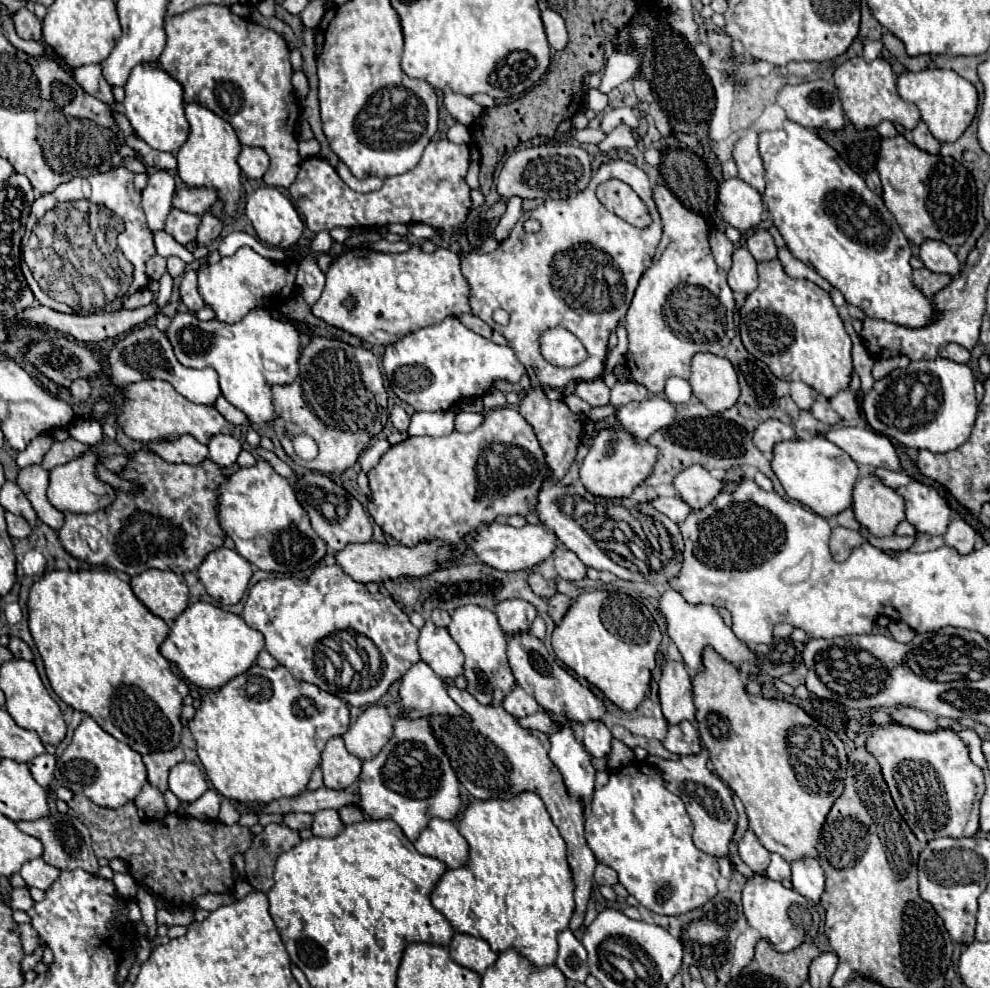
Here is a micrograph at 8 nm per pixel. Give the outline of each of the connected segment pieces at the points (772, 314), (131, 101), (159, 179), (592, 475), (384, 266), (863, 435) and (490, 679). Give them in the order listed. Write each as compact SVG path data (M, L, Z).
M777 258L757 262L757 276L757 290L745 298L739 310L743 346L781 380L801 380L825 398L833 398L837 392L845 390L853 372L851 338L845 332L829 292L809 280L787 276Z
M159 60L155 62L141 62L131 70L131 76L125 82L125 114L135 128L137 136L143 138L151 148L175 154L189 136L189 122L185 118L185 104L183 104L183 88L161 70Z
M165 170L149 172L149 184L143 190L143 210L147 216L147 226L153 232L165 228L165 218L171 212L171 196L175 192L175 180Z
M605 428L601 430L595 438L593 438L593 446L589 448L589 454L585 456L583 464L581 464L581 482L583 486L595 494L595 496L605 496L605 498L625 498L625 496L631 496L631 492L641 484L645 482L645 478L649 478L653 474L653 466L657 462L657 446L645 442L641 444L639 440L633 440L633 436L629 436L629 432L625 430L619 430L619 428Z
M411 246L411 250L409 250L409 252L403 252L403 254L389 254L389 252L385 254L385 252L369 250L369 248L351 248L351 250L347 250L345 254L341 254L341 256L331 264L331 268L329 268L329 272L327 272L327 282L325 282L323 294L321 294L321 298L313 304L313 314L315 314L317 318L321 318L321 320L325 320L327 324L337 326L337 328L341 328L341 330L347 330L347 332L351 332L351 334L355 334L355 336L359 336L361 340L371 342L371 344L389 344L389 342L397 342L397 340L403 338L405 334L411 334L411 332L415 332L415 330L419 330L419 328L423 328L423 326L439 324L439 322L441 322L445 316L449 316L449 314L459 316L459 314L463 314L463 312L471 312L471 308L469 308L469 284L467 284L467 280L465 280L463 274L461 274L459 256L457 256L455 252L451 252L451 250L447 250L447 248L437 248L433 254L425 254L419 246Z
M831 428L823 438L843 448L857 464L899 470L899 458L889 438L871 428Z
M473 604L461 606L451 616L449 634L465 654L465 664L463 664L463 676L467 680L465 690L481 704L501 706L505 696L515 688L517 682L507 662L507 654L505 654L507 636L505 632L501 632L497 616L481 606L473 606Z

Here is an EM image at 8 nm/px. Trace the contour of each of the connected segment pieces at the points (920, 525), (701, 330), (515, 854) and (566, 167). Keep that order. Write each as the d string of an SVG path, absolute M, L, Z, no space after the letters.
M911 482L899 488L899 494L907 502L907 522L931 536L943 536L951 520L951 506L947 500L929 484Z
M663 182L655 184L653 198L663 218L665 238L651 266L639 280L627 310L625 330L629 336L627 366L631 376L651 394L661 394L667 378L689 378L693 354L717 354L731 342L727 320L733 322L735 298L727 284L727 272L721 270L711 256L709 228L703 216L685 208Z
M523 792L513 800L473 800L459 820L459 832L471 848L469 864L443 874L431 894L433 906L451 922L455 932L483 938L493 952L513 948L537 968L555 964L557 936L567 930L573 916L573 878L565 840L551 822L541 798L533 792Z
M543 144L543 146L519 150L505 160L505 164L497 176L497 192L505 200L511 196L519 196L523 200L527 200L527 198L531 198L531 200L535 200L535 198L543 198L543 200L569 198L569 196L585 190L591 176L593 176L591 156L585 148L567 146L567 144L559 144L559 146Z

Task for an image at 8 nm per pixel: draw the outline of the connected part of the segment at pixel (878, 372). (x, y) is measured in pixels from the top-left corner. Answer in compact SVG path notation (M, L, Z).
M897 356L897 358L887 358L887 360L877 360L873 366L873 378L881 380L885 378L889 372L893 372L895 368L907 368L909 360L905 356Z

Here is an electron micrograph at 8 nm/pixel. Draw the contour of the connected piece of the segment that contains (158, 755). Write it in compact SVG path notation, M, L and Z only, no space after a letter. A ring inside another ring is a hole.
M175 748L171 752L151 752L151 754L143 756L143 764L147 768L147 782L165 794L169 770L177 762L183 762L183 760L185 760L185 754L181 748Z

